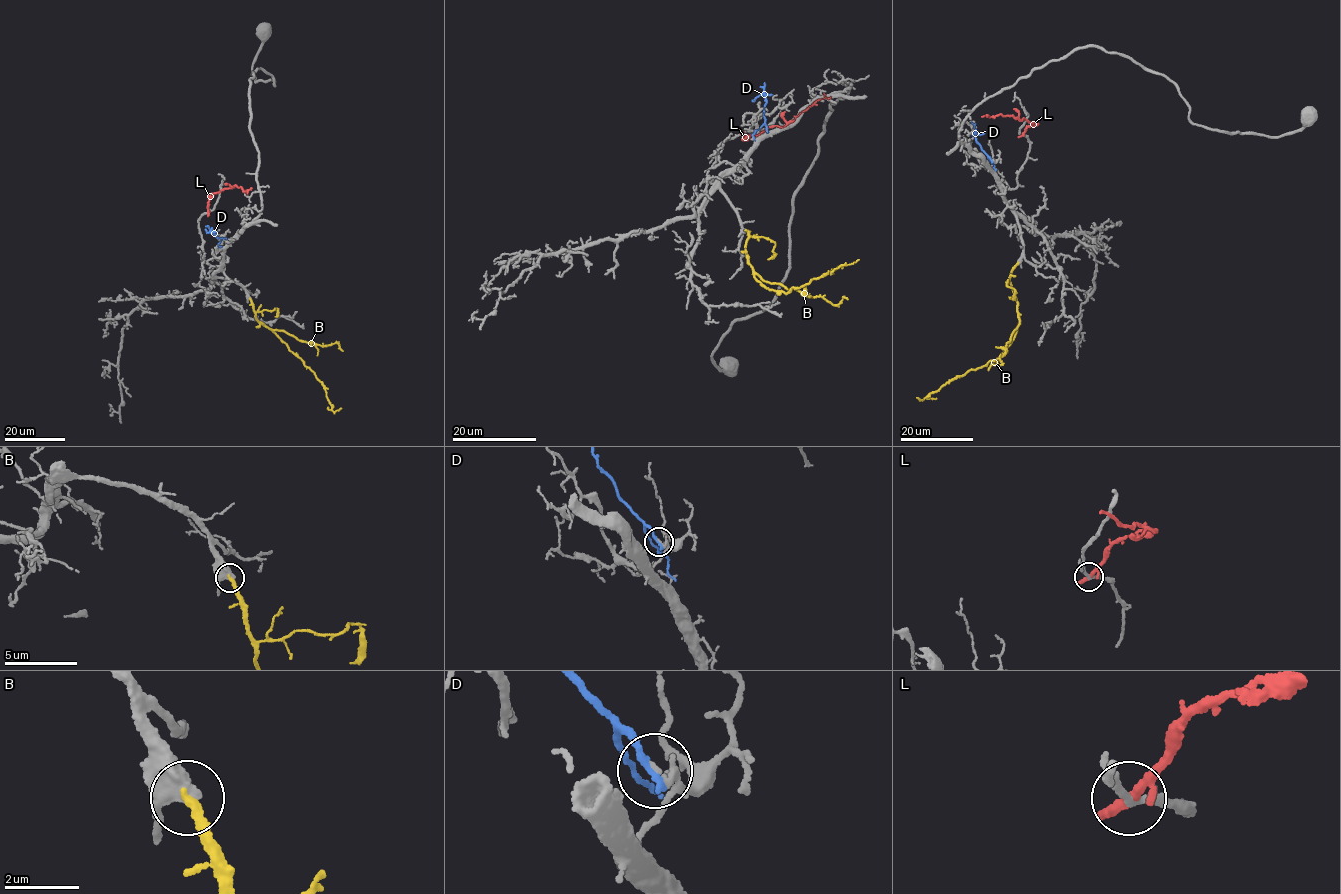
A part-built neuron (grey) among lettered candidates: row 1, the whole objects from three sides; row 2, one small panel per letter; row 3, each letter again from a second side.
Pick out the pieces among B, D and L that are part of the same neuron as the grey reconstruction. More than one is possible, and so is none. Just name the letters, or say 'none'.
B

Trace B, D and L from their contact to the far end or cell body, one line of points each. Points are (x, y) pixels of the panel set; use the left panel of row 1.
B: (249, 299), (256, 320), (272, 331), (311, 369), (323, 386), (332, 411), (341, 408)
D: (225, 238), (218, 238), (205, 229)
L: (208, 213), (213, 193), (236, 185), (243, 191), (248, 190), (246, 194)

